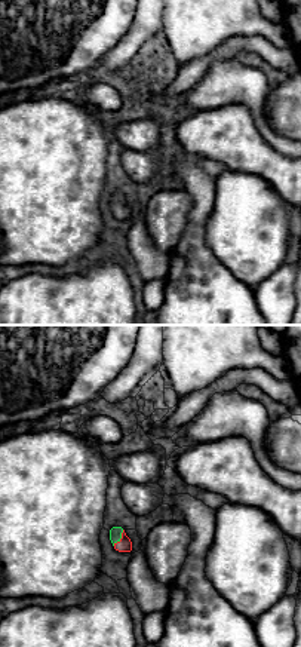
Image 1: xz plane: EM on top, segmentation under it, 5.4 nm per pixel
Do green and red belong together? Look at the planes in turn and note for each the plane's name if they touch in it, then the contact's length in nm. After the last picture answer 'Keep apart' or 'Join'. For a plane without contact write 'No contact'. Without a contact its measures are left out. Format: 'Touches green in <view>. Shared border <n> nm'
Touches green in xz. Shared border 110 nm

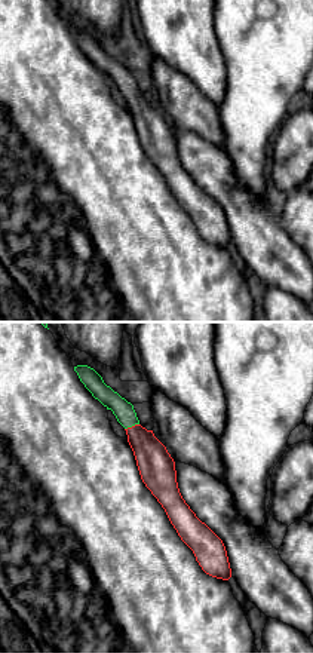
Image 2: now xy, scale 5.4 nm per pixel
Touches green in xy. Shared border 90 nm

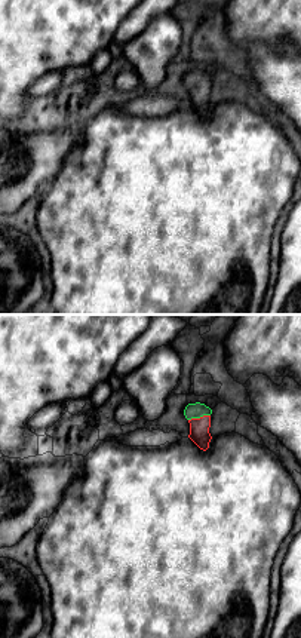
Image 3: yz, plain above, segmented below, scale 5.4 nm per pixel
Touches green in yz. Shared border 120 nm

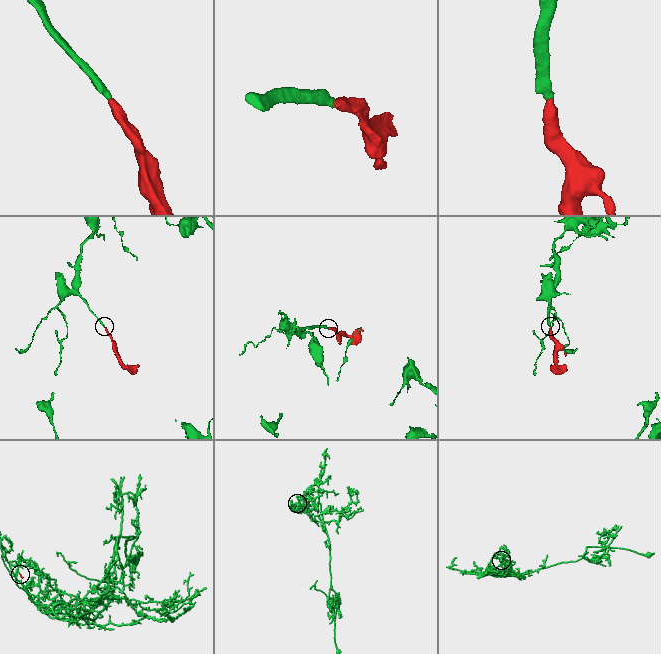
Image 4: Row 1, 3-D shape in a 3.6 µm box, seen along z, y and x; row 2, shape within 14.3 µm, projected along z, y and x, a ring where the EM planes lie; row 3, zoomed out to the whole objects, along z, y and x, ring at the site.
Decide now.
Join

